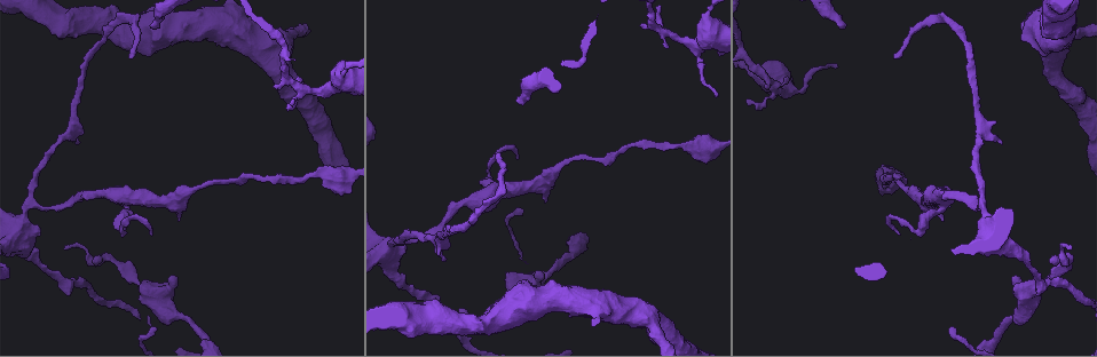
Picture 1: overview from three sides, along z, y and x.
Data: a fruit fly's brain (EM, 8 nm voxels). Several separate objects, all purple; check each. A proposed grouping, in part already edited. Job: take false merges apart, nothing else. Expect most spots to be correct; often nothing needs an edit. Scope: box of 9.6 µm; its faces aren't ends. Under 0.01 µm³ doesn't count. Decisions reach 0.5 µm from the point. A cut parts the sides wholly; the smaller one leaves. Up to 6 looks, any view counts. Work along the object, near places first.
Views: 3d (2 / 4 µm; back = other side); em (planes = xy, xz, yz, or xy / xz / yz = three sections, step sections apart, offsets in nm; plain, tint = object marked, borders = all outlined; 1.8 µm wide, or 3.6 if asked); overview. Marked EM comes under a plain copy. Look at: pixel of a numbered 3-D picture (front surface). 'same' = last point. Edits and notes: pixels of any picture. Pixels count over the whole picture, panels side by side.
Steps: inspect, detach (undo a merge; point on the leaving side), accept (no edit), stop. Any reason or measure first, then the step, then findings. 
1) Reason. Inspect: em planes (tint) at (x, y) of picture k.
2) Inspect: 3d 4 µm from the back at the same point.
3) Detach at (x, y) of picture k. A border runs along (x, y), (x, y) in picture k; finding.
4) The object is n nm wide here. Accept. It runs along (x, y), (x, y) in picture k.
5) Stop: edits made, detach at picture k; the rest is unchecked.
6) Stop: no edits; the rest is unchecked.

Abrupt turn. Inspect: em xy step 8 (tint) at (113, 262) of picture 1.

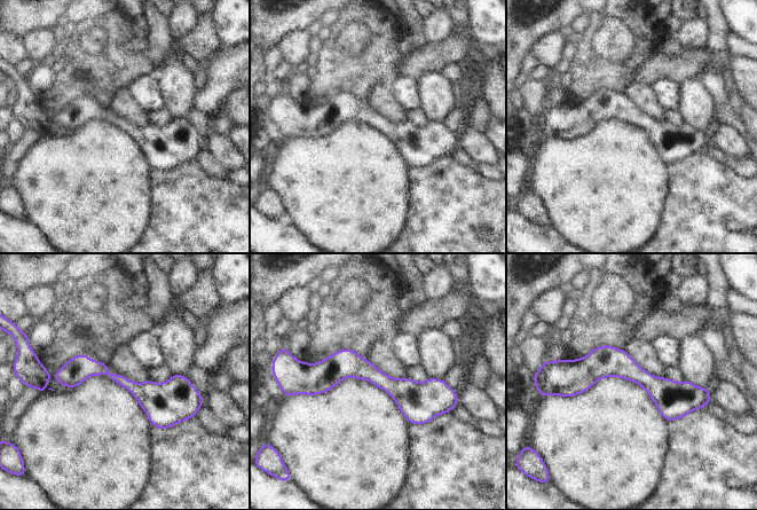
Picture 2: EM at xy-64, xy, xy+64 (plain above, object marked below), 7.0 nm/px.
Cut it another way. Inspect: em planes (tint) at the same point.

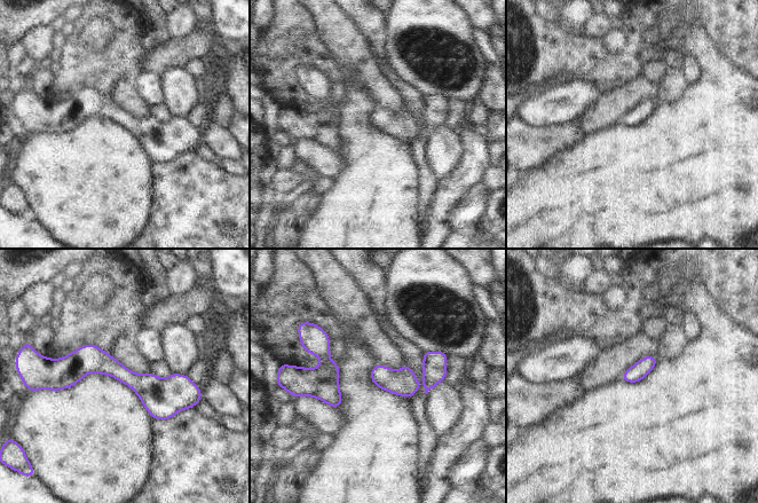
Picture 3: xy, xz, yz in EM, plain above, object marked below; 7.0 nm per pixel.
Accept. It runs along (53, 371), (107, 364), (189, 390) in picture 3; one cell here.

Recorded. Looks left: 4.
Abrupt turn. Inspect: em planes (borders) at (120, 229) of picture 1.

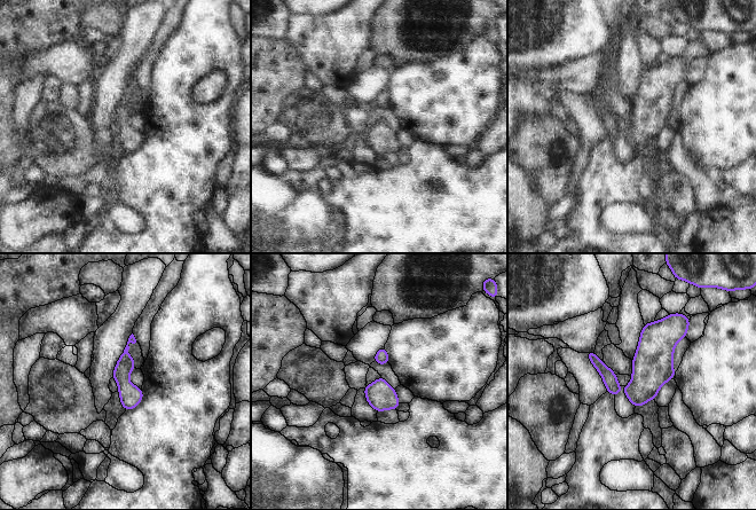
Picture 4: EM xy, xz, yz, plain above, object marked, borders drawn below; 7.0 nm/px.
The object is 150 nm wide here. Accept. It runs along (132, 339), (124, 366), (127, 407) in picture 4; continuous, no second cell.

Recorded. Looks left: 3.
Thick turns thin. Inspect: em xy step 8 (tint) at (27, 204) of picture 1.

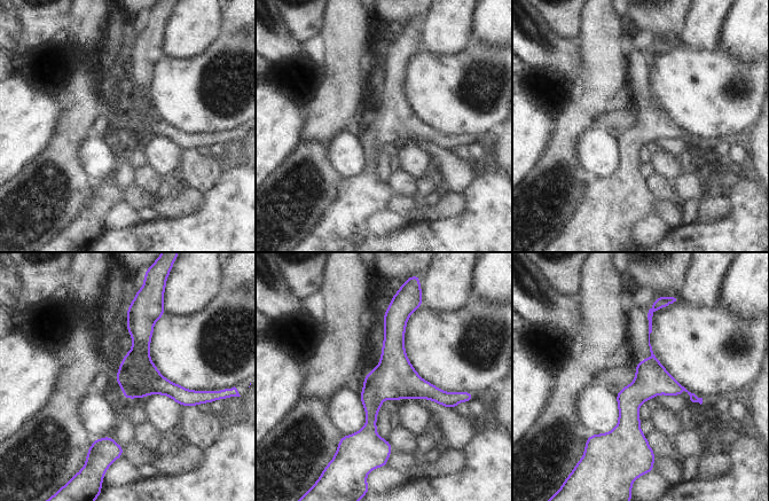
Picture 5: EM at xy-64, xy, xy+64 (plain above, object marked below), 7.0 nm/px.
Cut it another way. Inspect: em planes (tint) at the same point.

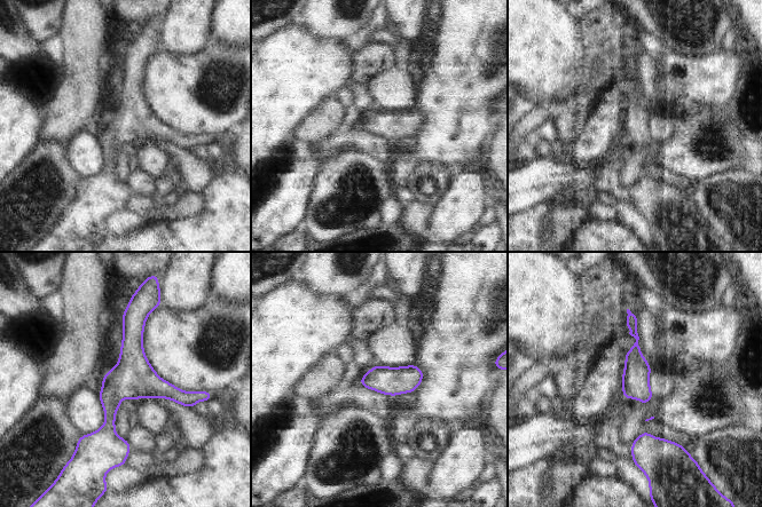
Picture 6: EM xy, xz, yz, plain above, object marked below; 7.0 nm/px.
The object is 190 nm wide here. Accept. It runs along (128, 311), (132, 372), (110, 396), (117, 449) in picture 6; one cell here.

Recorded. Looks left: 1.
Stop: no edits; the rest is unchecked.

